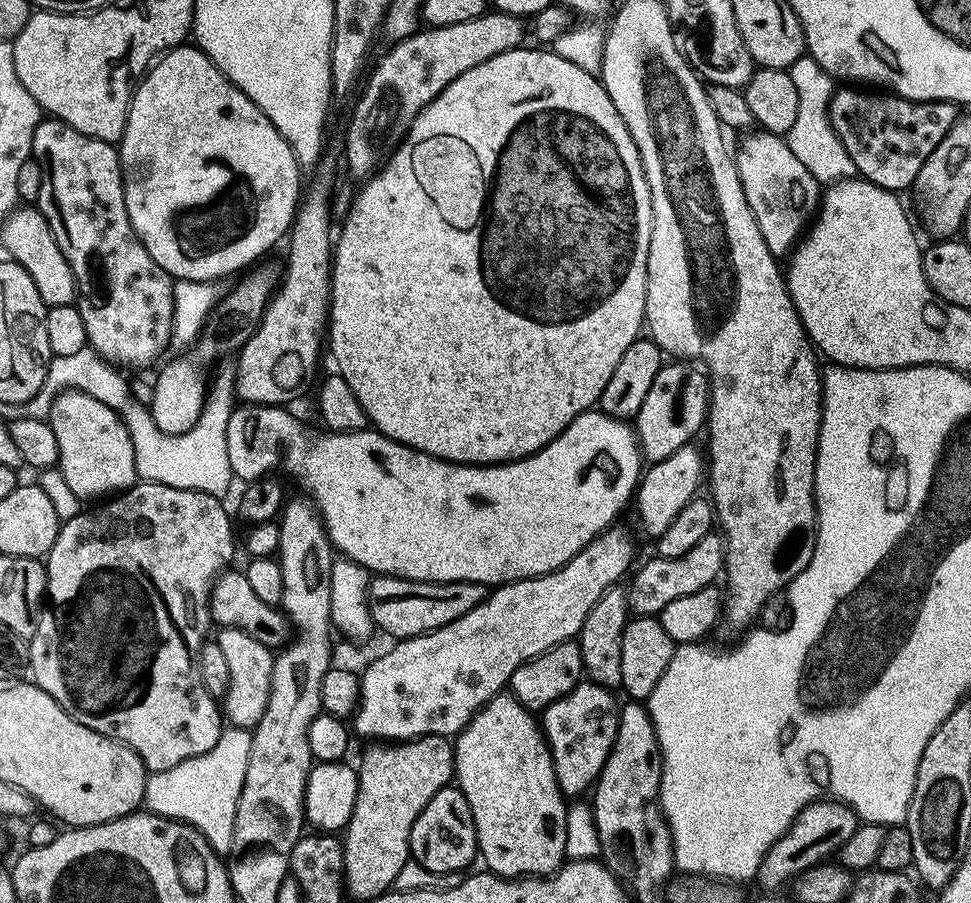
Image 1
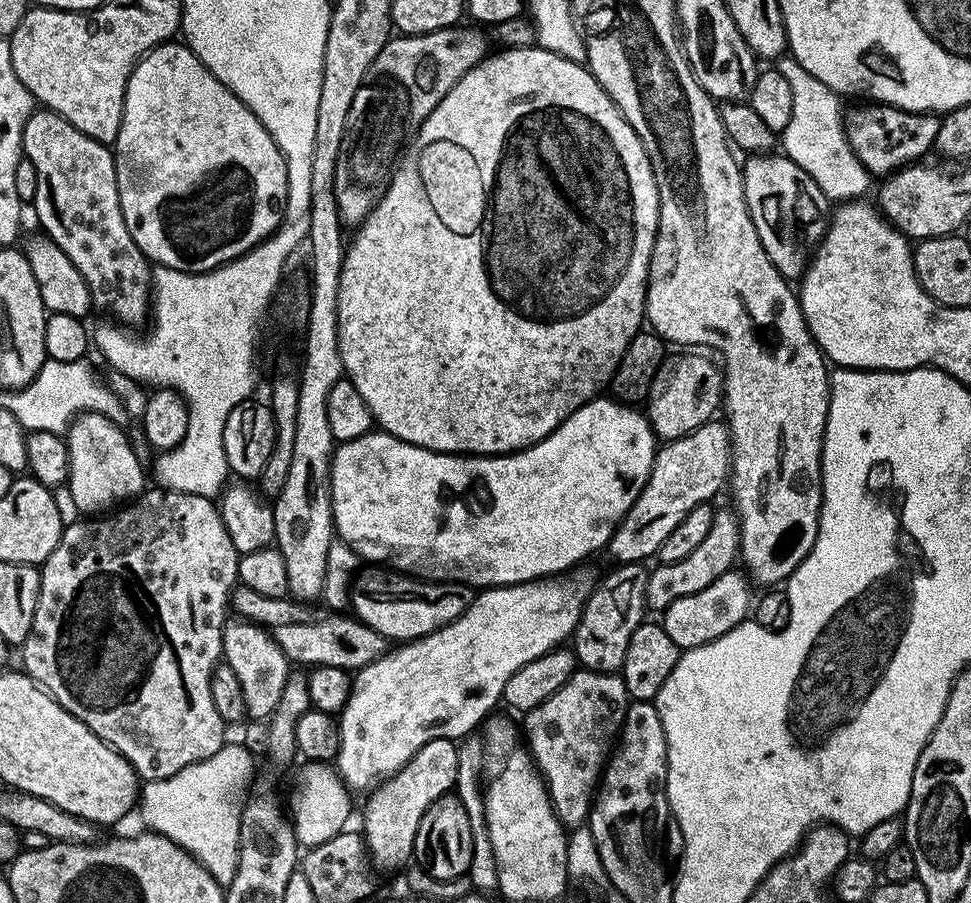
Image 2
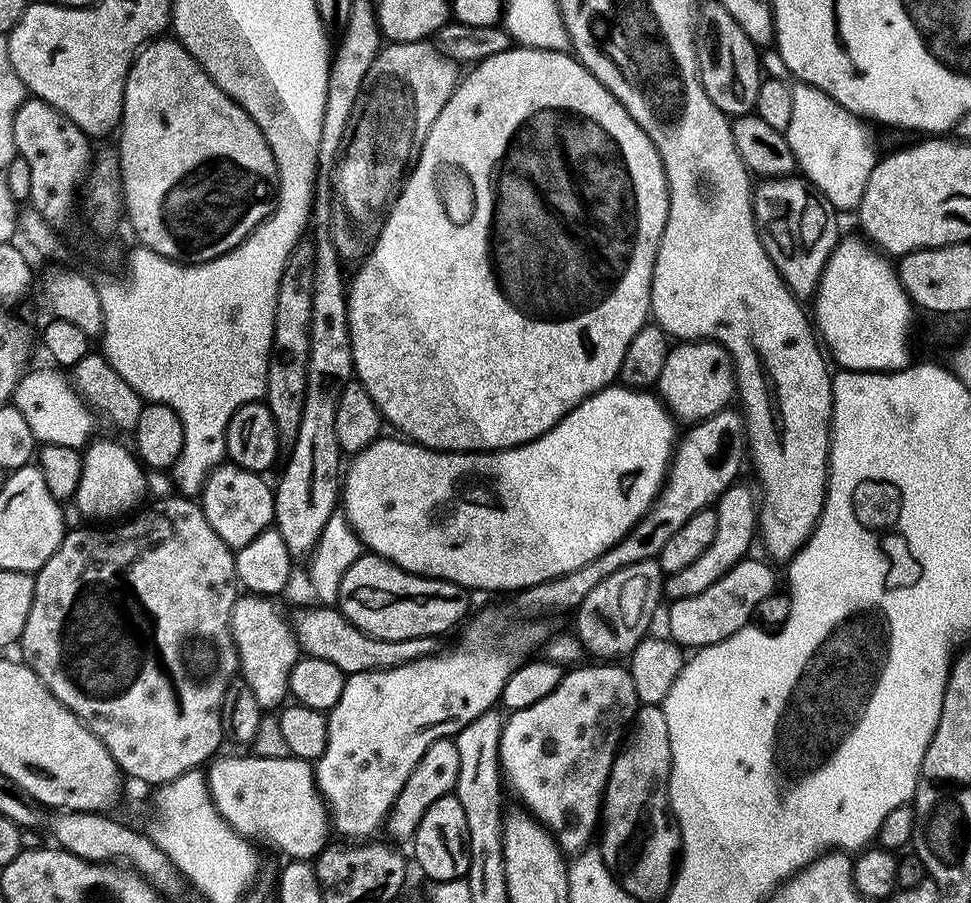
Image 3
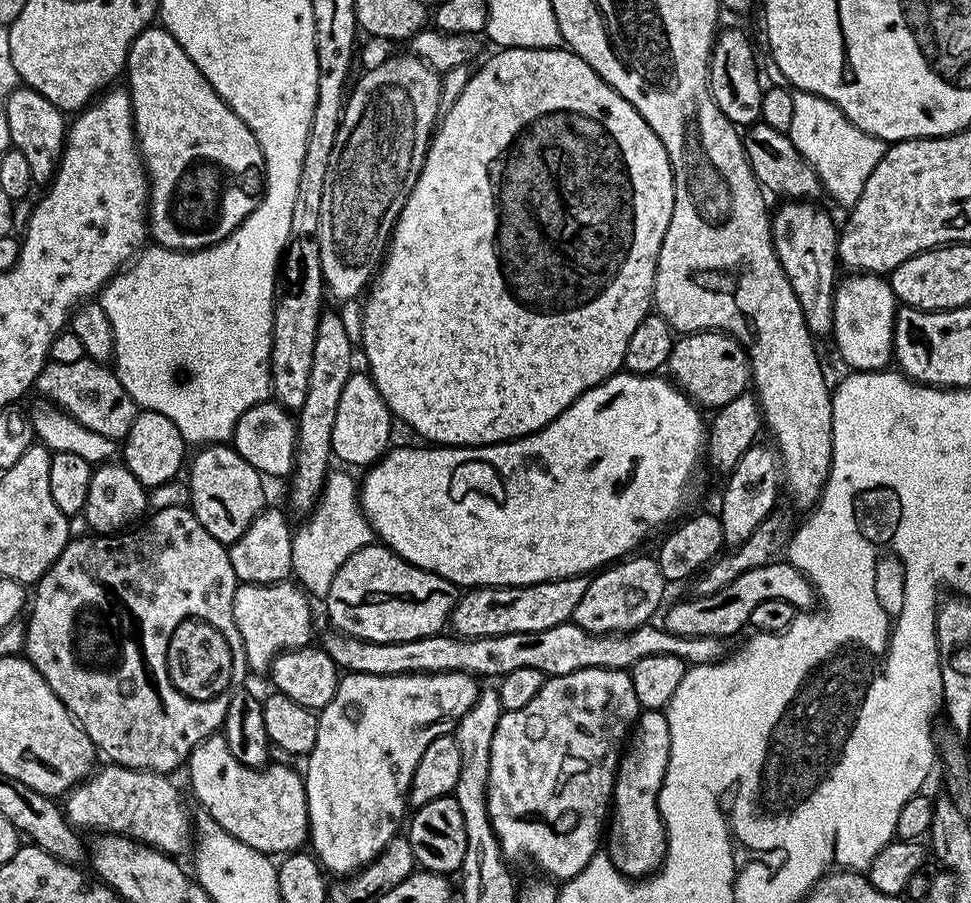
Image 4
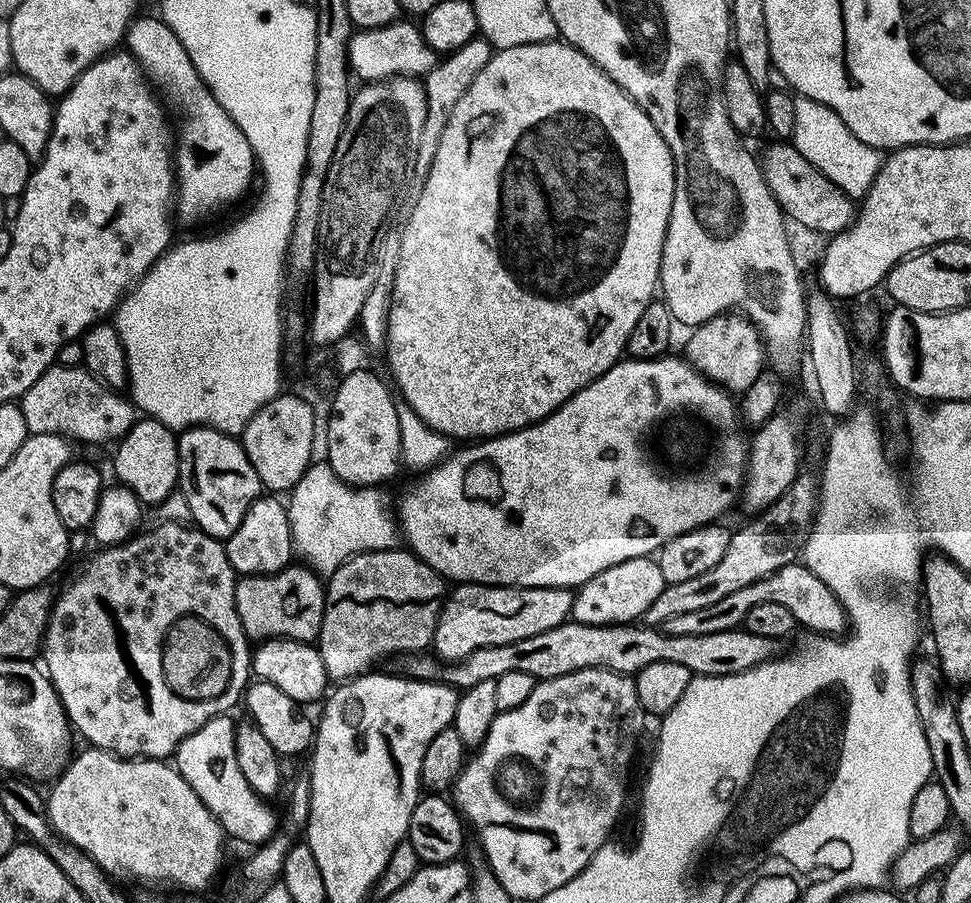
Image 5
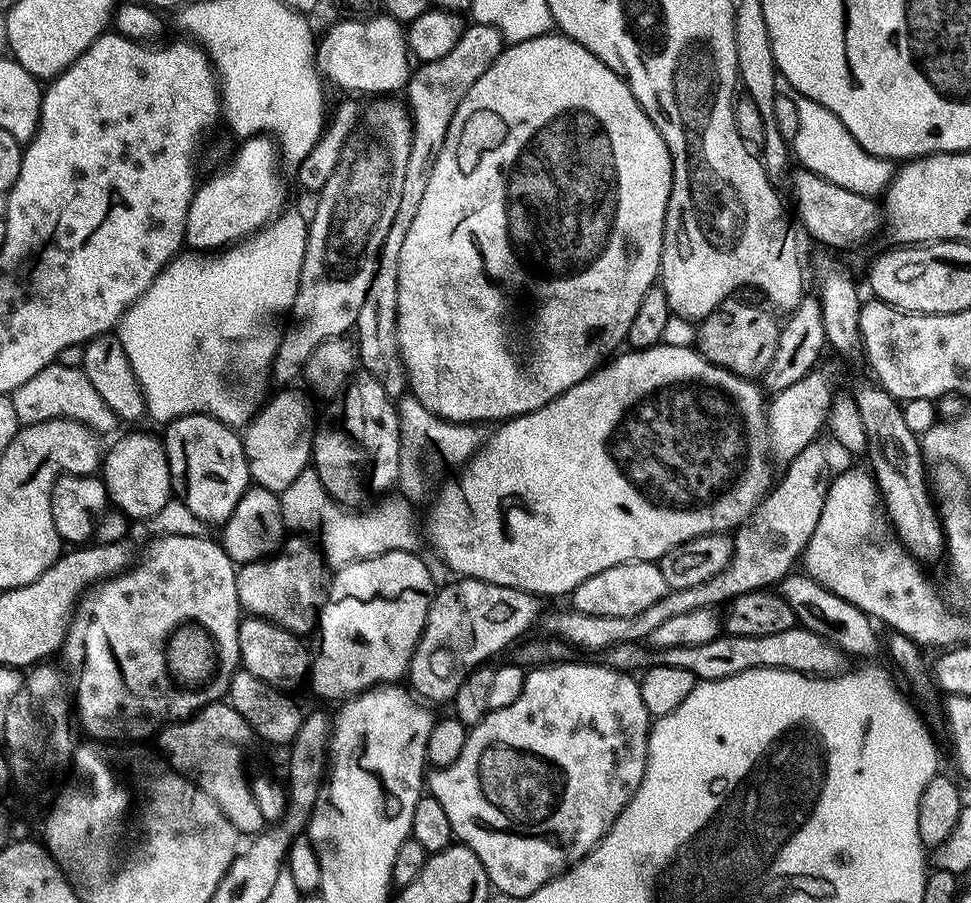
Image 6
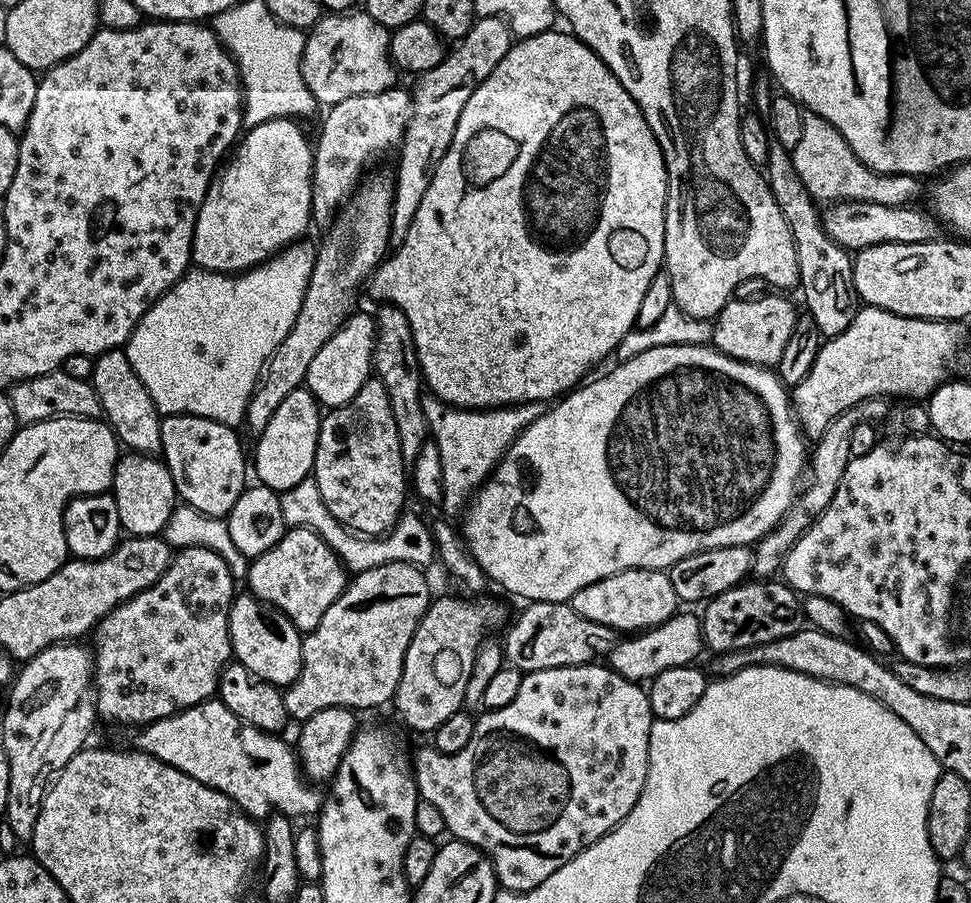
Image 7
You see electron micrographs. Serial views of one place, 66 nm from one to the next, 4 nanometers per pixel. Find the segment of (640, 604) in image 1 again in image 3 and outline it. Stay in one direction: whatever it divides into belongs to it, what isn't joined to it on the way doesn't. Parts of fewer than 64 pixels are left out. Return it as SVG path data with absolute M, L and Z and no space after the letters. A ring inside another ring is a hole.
M743 482L731 484L716 501L716 513L718 514L718 531L714 534L714 542L710 542L708 549L696 559L690 562L683 570L671 573L665 579L663 595L669 601L682 598L694 598L694 594L702 594L702 590L714 586L718 578L722 578L739 560L745 559L752 548L752 539L758 536L758 496L752 492Z

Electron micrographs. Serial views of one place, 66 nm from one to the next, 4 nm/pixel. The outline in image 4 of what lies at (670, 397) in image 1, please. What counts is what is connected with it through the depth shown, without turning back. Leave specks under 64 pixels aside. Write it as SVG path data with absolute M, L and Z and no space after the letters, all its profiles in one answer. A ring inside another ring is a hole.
M724 330L690 332L672 345L666 372L677 388L701 409L715 410L734 402L750 388L750 361L745 345Z

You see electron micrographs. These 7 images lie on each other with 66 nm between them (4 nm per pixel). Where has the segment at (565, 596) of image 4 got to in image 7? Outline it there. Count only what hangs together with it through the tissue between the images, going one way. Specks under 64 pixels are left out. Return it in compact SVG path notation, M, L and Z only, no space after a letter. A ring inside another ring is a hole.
M437 595L428 605L424 617L418 622L414 630L414 638L410 638L410 646L406 650L402 674L396 687L394 705L396 704L397 714L416 732L435 733L436 728L442 726L446 718L450 718L450 714L464 708L466 682L470 682L470 670L474 670L474 658L481 644L485 643L487 636L484 635L494 631L495 628L503 629L510 620L508 608L500 600L480 600L484 598L460 596Z

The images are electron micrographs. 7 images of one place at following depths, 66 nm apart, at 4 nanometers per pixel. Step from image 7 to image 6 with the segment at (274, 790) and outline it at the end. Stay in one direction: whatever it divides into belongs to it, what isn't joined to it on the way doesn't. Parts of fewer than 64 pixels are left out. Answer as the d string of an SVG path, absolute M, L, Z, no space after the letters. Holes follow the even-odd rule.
M227 702L207 704L195 716L165 727L163 736L165 752L163 755L167 763L180 775L191 778L206 794L210 794L210 798L218 802L222 814L230 818L237 833L263 832L266 823L251 796L249 779L242 772L244 754L254 734L249 724L231 704Z

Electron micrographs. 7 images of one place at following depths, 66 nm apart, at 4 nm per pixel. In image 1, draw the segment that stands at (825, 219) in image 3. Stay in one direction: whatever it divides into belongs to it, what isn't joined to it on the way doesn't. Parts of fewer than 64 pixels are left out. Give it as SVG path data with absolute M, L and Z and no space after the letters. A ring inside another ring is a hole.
M752 130L740 144L740 149L735 149L736 173L742 182L742 190L746 194L746 202L758 222L758 230L762 230L762 238L773 256L784 258L795 249L802 239L802 233L809 227L810 221L815 217L822 199L822 185L819 180L798 162L794 150L790 150L787 139L776 136L772 132Z

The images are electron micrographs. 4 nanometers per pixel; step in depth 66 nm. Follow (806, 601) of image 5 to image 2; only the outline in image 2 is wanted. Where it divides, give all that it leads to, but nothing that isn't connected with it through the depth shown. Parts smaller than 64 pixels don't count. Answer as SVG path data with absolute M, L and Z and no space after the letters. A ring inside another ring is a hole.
M733 570L722 574L722 578L718 578L718 582L710 582L706 590L698 590L698 594L678 598L678 602L670 602L670 606L664 609L662 623L666 634L670 634L670 639L681 650L714 642L722 638L722 634L732 632L749 619L750 609L754 604L753 585L749 577L743 571L739 571Z

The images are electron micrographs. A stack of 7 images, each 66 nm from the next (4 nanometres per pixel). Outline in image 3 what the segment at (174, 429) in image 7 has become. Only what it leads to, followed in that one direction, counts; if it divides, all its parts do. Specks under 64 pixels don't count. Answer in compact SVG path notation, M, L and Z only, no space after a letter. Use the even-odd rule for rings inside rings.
M221 462L209 472L203 486L202 507L206 514L206 522L210 522L210 526L214 526L214 534L218 534L218 538L222 538L222 542L226 542L228 548L235 550L246 546L246 542L254 542L254 538L258 538L258 534L273 527L276 518L276 497L273 485L267 484L264 479L265 477L261 473L240 468L231 462Z

